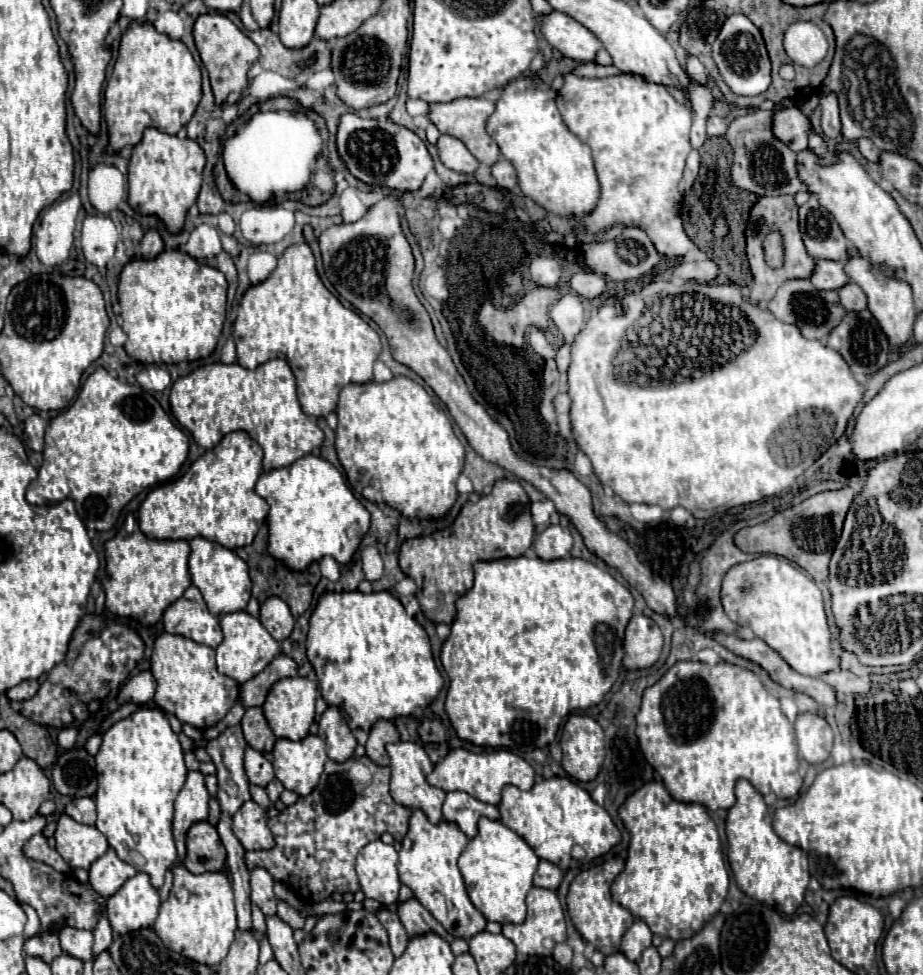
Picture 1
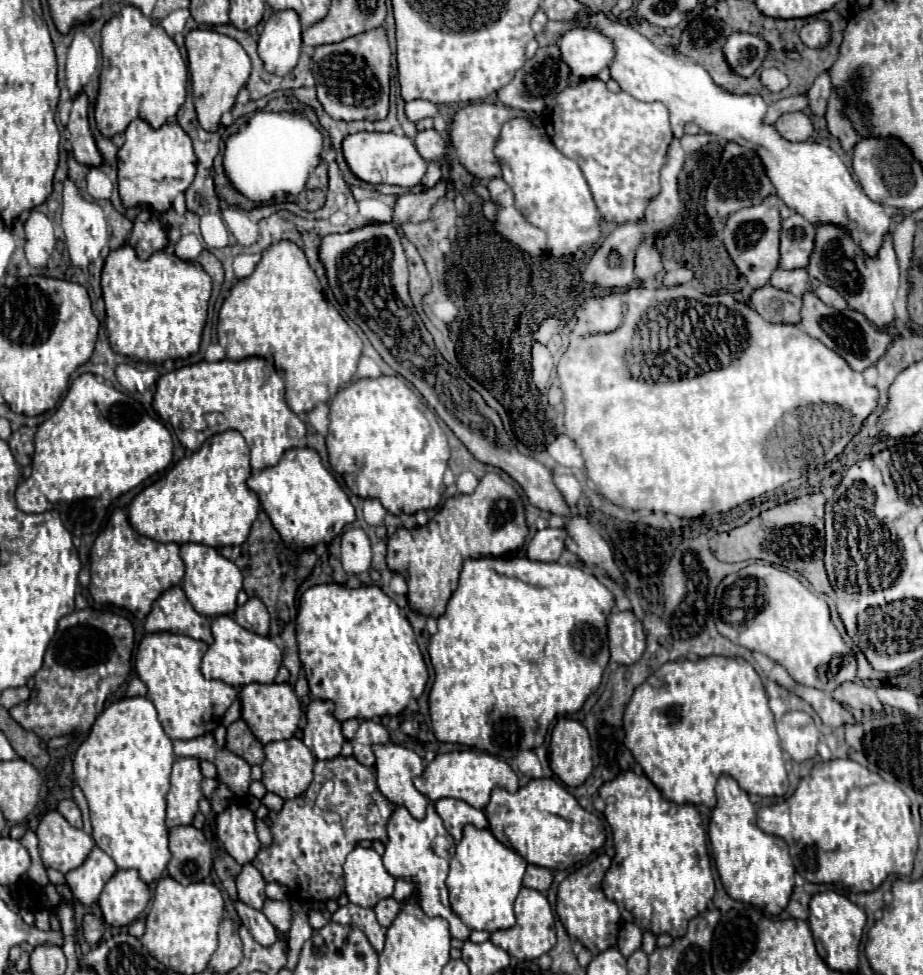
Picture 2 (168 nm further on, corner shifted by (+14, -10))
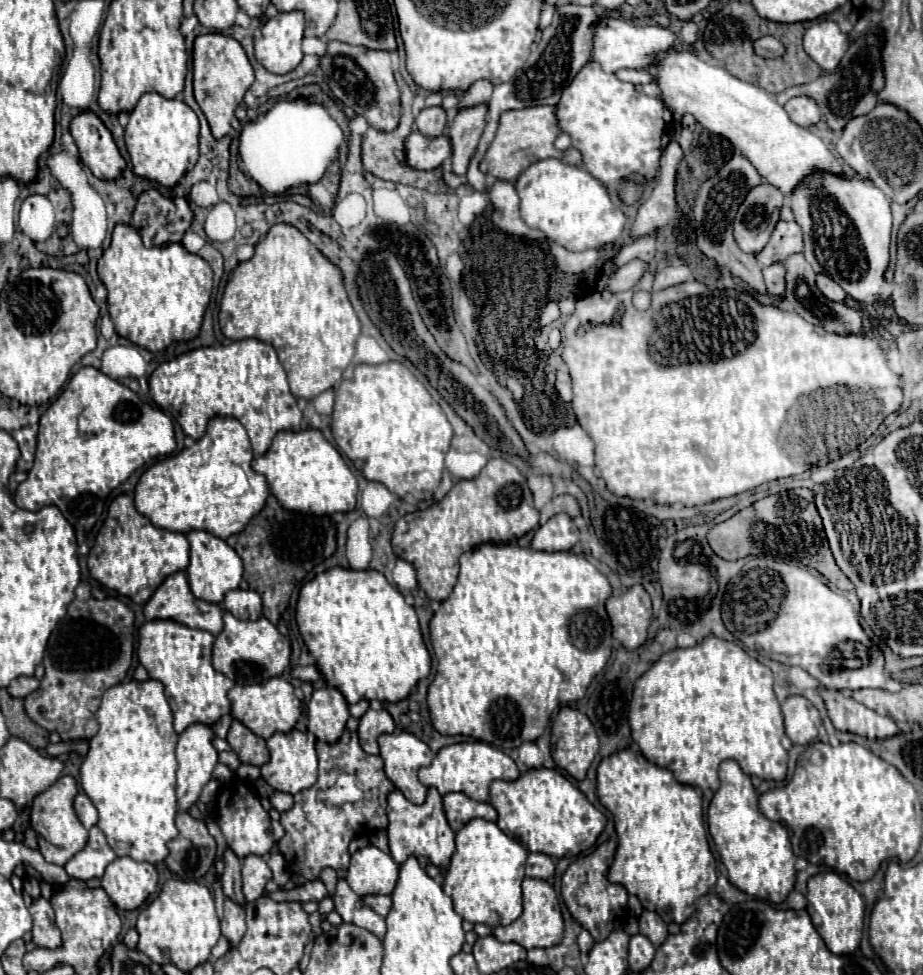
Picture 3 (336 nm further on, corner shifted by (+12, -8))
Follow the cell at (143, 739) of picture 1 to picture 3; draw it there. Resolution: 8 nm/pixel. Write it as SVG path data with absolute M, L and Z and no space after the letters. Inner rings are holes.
M130 680L126 684L118 684L110 690L104 692L102 696L102 704L96 712L96 720L98 720L98 734L90 740L90 748L88 748L88 754L86 758L82 760L80 764L80 784L82 784L82 790L90 796L92 804L96 806L98 810L98 828L104 832L110 848L116 852L116 856L130 856L134 860L144 860L144 862L150 862L150 864L158 864L158 862L164 862L166 856L168 856L168 842L172 838L178 836L178 830L174 826L174 818L176 818L176 794L174 794L174 788L176 788L176 758L174 758L174 744L178 742L178 734L174 732L172 728L172 710L166 702L166 696L164 696L164 686L158 682L158 680L146 680L146 682L136 682L136 680Z

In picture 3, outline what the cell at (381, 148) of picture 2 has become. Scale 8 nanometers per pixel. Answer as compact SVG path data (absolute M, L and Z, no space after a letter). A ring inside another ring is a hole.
M420 132L406 136L406 164L418 170L434 170L450 156L450 138L426 138Z

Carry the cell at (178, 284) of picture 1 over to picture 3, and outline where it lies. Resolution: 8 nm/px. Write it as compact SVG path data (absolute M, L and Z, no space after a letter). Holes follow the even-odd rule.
M118 224L110 248L98 260L98 276L108 290L108 310L118 336L150 352L198 336L212 294L212 268L182 244L144 248L132 226Z

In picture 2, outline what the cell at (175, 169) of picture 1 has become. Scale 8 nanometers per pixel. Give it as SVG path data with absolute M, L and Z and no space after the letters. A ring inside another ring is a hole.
M142 118L132 120L124 136L126 142L118 150L118 188L124 206L148 204L156 212L166 212L172 206L172 198L184 192L196 174L196 156L190 136L178 122L166 122L160 128L152 128Z

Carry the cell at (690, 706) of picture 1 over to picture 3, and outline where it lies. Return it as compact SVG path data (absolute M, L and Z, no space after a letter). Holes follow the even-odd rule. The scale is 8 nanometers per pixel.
M708 636L702 644L696 644L694 648L676 648L676 650L664 654L634 684L634 694L632 694L630 712L628 712L628 722L630 722L630 728L632 728L632 740L640 746L642 754L646 756L646 760L650 760L652 764L658 764L660 768L670 768L670 772L674 772L674 776L678 776L678 780L682 780L682 784L690 784L690 786L700 788L700 790L714 790L714 792L718 790L716 772L718 772L718 764L724 762L724 760L736 760L740 764L742 772L748 774L748 776L758 776L760 780L776 780L776 782L782 782L786 778L786 762L788 762L788 752L792 748L792 742L785 734L780 704L776 700L773 689L774 676L768 667L773 666L777 671L784 671L784 665L781 667L778 662L774 665L771 660L768 660L766 657L760 655L756 658L751 656L739 640L738 644L734 644L734 642L726 642L722 638L716 638L716 636Z

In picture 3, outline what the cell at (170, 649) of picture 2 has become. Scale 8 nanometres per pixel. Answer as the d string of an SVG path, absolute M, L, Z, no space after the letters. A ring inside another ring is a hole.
M152 620L138 632L138 660L152 680L164 684L176 734L182 734L190 724L214 726L220 716L230 714L228 692L234 682L212 668L212 644L210 632L192 630L174 620Z

